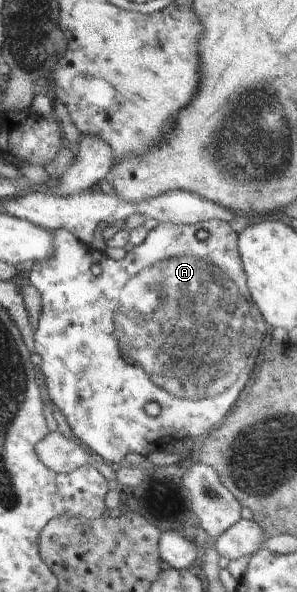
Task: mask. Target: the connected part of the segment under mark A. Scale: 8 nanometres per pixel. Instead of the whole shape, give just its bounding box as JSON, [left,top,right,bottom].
[26,220,273,467]

